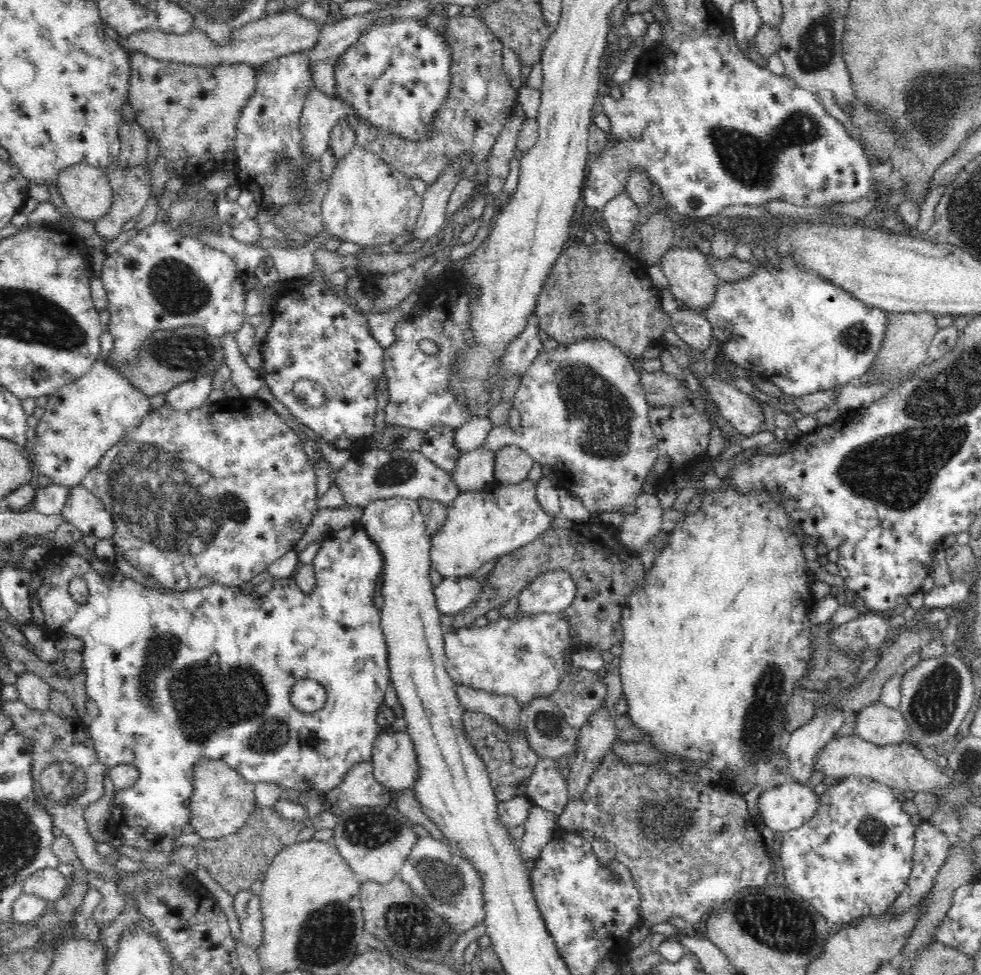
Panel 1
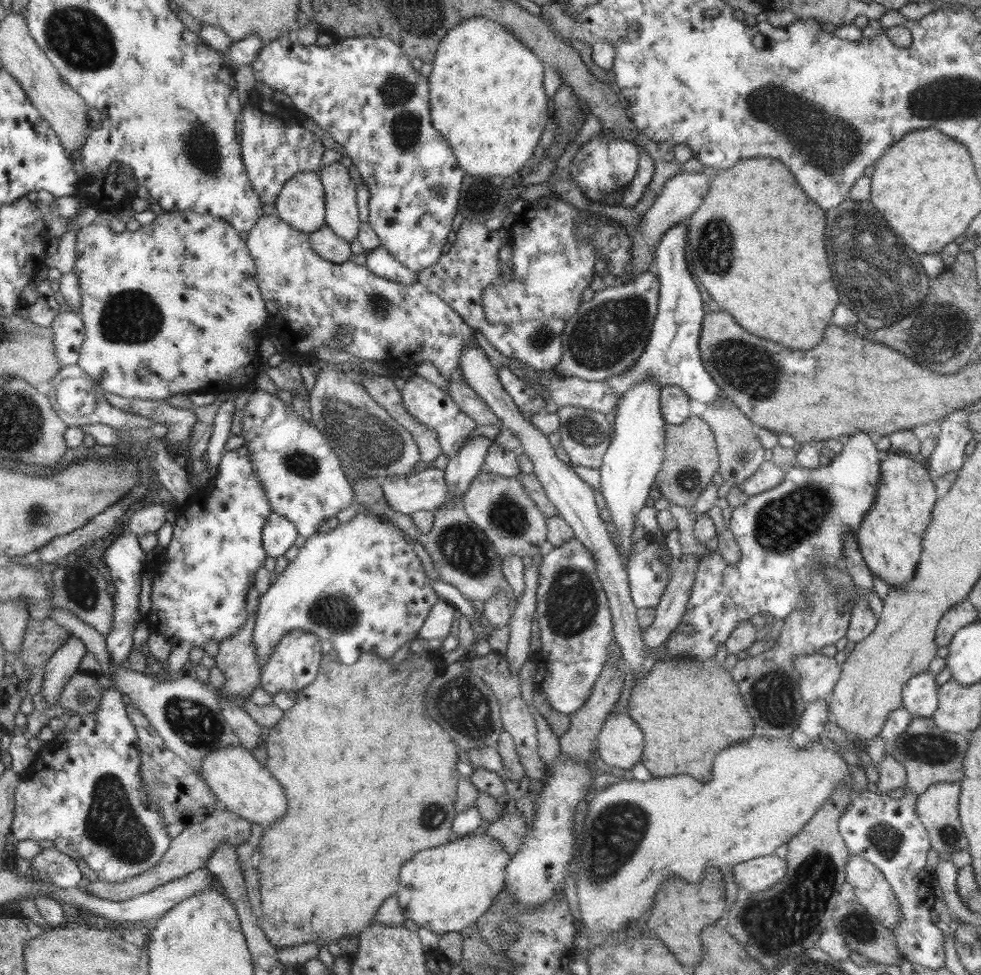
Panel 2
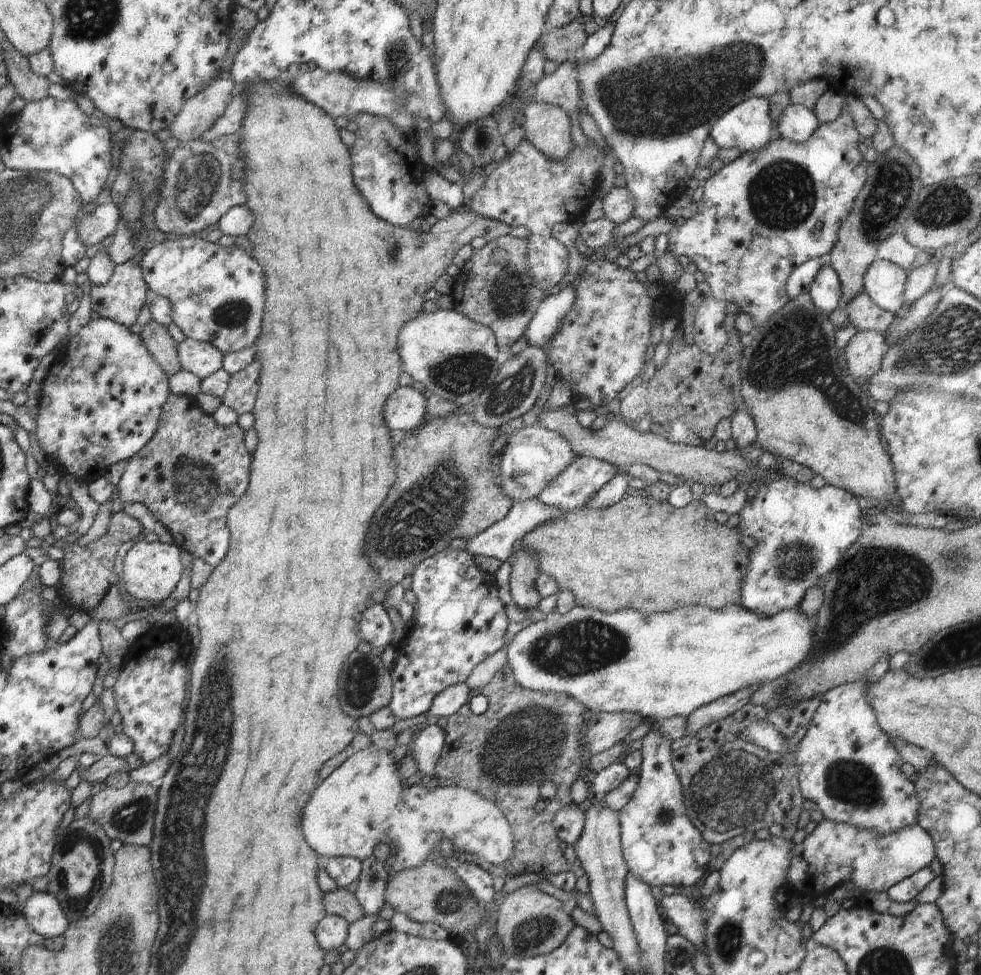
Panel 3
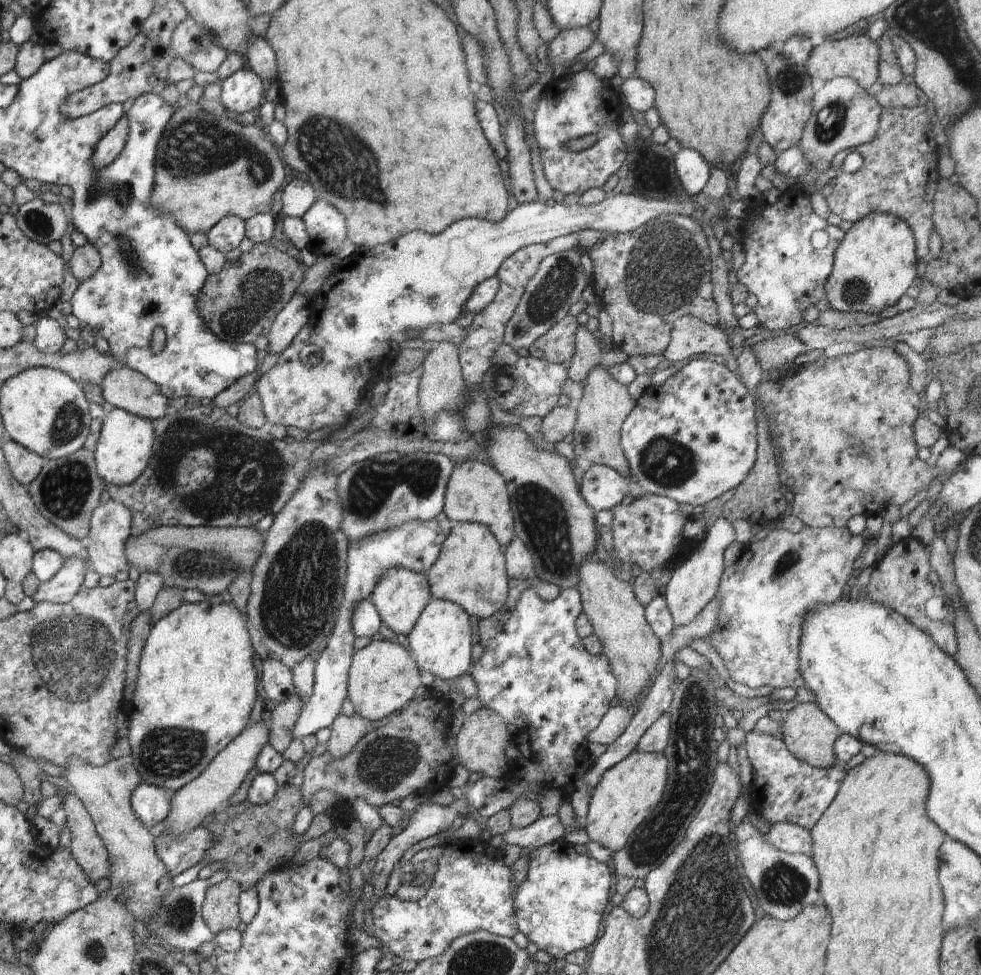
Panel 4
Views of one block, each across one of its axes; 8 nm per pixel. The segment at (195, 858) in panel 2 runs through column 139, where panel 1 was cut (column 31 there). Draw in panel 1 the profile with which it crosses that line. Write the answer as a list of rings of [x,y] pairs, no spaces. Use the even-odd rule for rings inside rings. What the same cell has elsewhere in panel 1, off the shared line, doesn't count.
[[[42,868],[30,874],[23,884],[23,892],[45,901],[57,901],[65,894],[69,879],[56,868]]]

